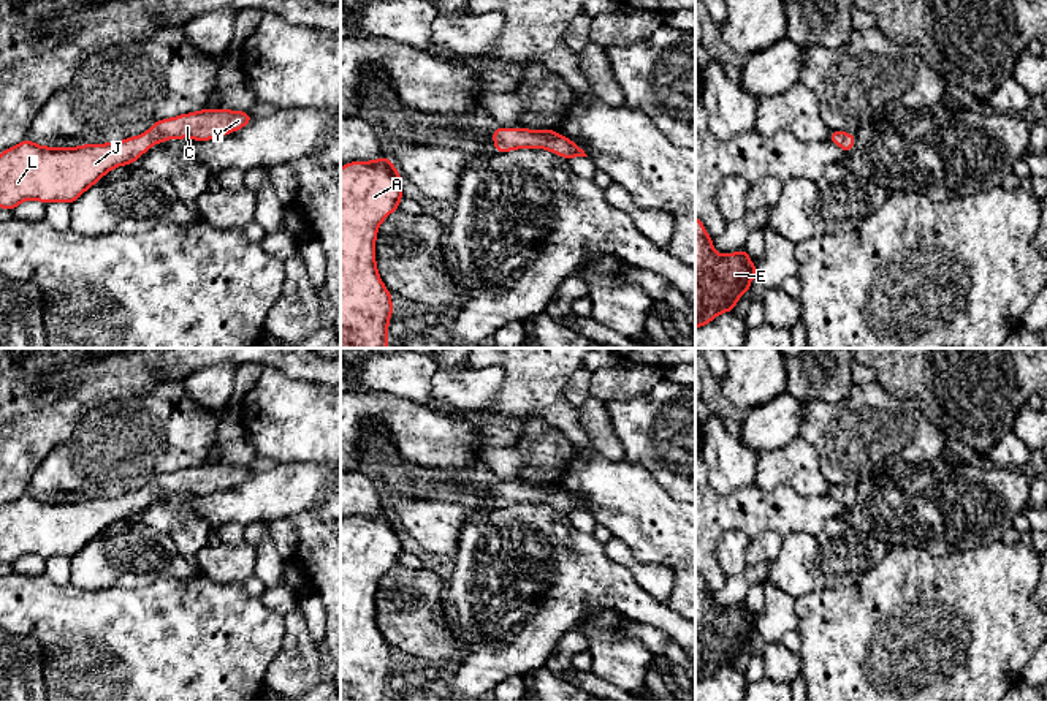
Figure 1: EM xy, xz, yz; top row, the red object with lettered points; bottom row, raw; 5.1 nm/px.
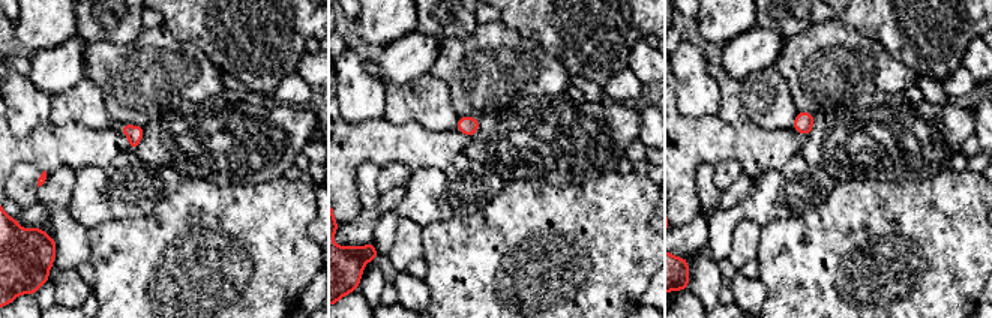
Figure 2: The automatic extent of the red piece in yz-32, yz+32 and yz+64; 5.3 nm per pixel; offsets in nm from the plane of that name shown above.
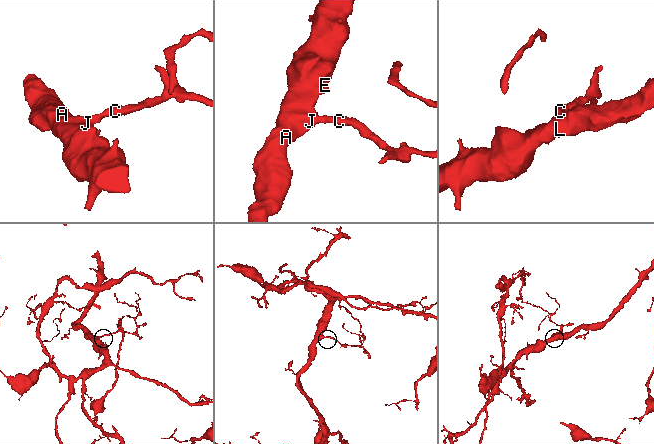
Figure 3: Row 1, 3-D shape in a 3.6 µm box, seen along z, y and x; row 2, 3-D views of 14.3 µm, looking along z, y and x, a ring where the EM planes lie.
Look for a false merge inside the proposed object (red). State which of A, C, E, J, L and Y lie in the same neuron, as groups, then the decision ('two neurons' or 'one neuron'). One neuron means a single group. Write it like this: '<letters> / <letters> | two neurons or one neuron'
A C E J L Y | one neuron

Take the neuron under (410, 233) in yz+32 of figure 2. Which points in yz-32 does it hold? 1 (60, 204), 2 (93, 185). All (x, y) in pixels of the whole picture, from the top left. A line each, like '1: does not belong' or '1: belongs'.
1: belongs
2: does not belong

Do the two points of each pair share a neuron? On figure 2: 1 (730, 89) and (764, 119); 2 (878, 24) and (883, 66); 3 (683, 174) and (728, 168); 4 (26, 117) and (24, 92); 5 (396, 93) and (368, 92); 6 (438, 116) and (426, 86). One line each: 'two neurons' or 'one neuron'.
1: one neuron
2: two neurons
3: two neurons
4: one neuron
5: two neurons
6: one neuron

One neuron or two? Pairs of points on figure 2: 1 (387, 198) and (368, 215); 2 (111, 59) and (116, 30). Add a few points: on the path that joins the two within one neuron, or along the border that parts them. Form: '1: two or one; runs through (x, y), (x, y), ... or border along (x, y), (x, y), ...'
1: one; runs through (383, 203), (372, 213)
2: two; border along (143, 27), (125, 44), (86, 41)

